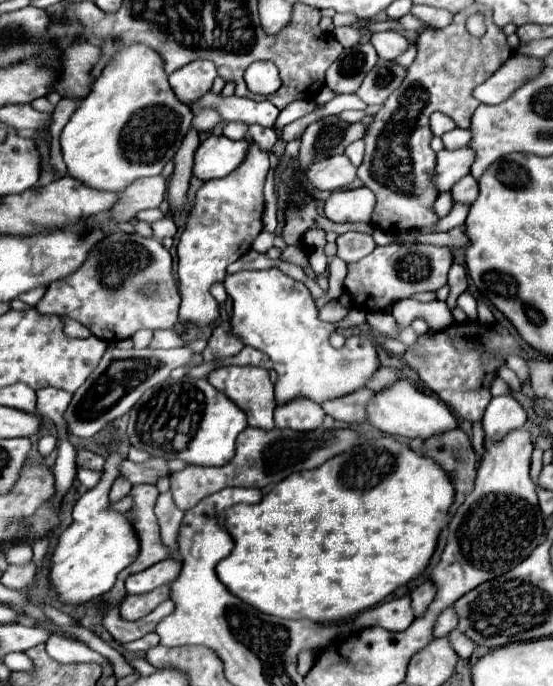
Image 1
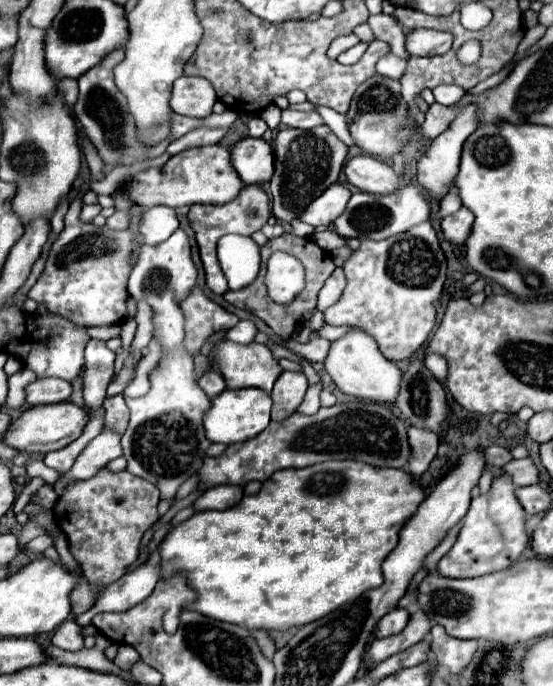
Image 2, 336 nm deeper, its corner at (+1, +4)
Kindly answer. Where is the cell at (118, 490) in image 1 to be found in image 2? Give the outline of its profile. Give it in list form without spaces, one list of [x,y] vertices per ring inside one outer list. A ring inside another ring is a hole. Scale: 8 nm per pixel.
[[[122,395],[106,397],[104,399],[104,409],[106,409],[104,427],[114,427],[116,431],[124,433],[124,429],[128,425],[128,417],[130,417],[130,411],[128,411],[128,405],[124,403],[124,397]]]

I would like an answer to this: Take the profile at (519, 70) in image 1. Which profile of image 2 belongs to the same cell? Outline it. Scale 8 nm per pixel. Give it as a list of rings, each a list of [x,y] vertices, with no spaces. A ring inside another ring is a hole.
[[[438,85],[438,87],[432,89],[432,93],[434,93],[436,103],[454,105],[464,95],[464,89],[458,87],[458,85]]]

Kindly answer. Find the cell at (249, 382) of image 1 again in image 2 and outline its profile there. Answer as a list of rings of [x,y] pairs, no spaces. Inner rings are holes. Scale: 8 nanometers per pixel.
[[[228,339],[218,341],[212,351],[210,351],[210,365],[218,365],[218,371],[222,373],[226,387],[228,389],[244,389],[244,387],[258,387],[264,389],[266,393],[272,391],[272,385],[276,377],[282,373],[278,361],[274,359],[272,351],[266,345],[260,343],[248,343],[248,345],[238,345]]]

